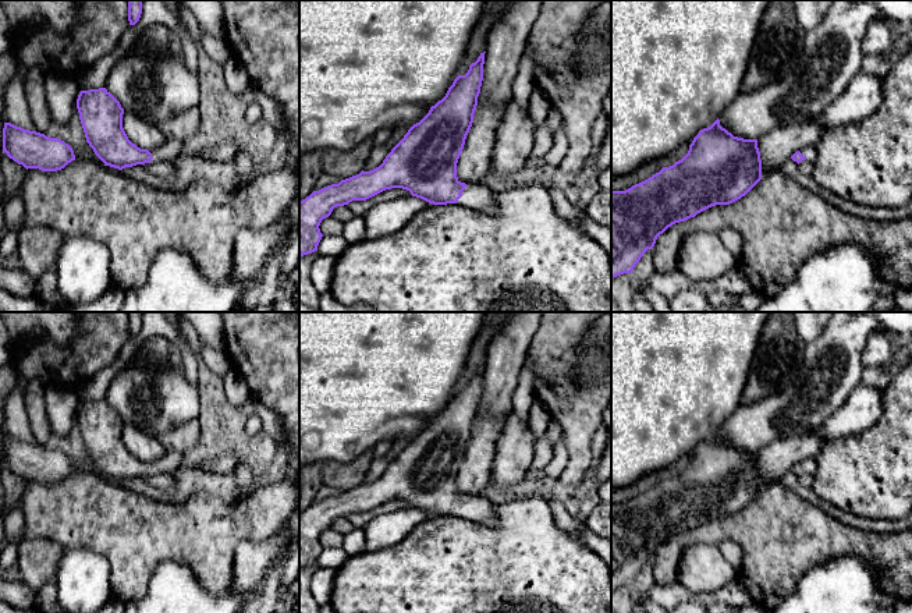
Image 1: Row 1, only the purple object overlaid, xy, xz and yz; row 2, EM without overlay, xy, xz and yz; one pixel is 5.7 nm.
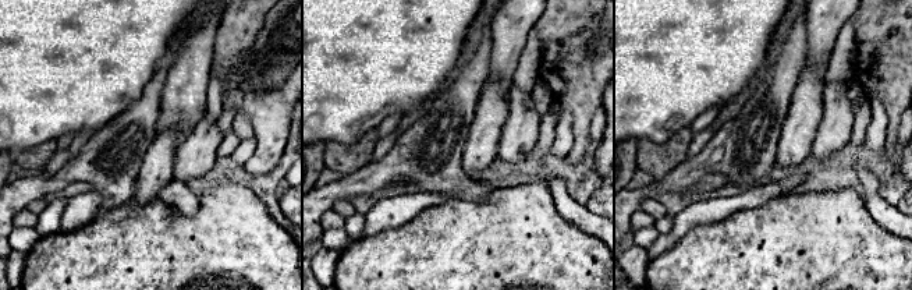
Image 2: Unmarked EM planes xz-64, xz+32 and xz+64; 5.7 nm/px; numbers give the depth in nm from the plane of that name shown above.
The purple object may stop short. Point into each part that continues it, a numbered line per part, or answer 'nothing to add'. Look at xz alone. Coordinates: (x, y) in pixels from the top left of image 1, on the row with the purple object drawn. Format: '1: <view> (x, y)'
1: xz (478, 197)

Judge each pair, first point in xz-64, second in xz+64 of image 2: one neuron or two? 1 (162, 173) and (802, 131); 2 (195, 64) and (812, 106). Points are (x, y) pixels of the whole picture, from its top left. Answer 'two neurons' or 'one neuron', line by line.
1: one neuron
2: two neurons

